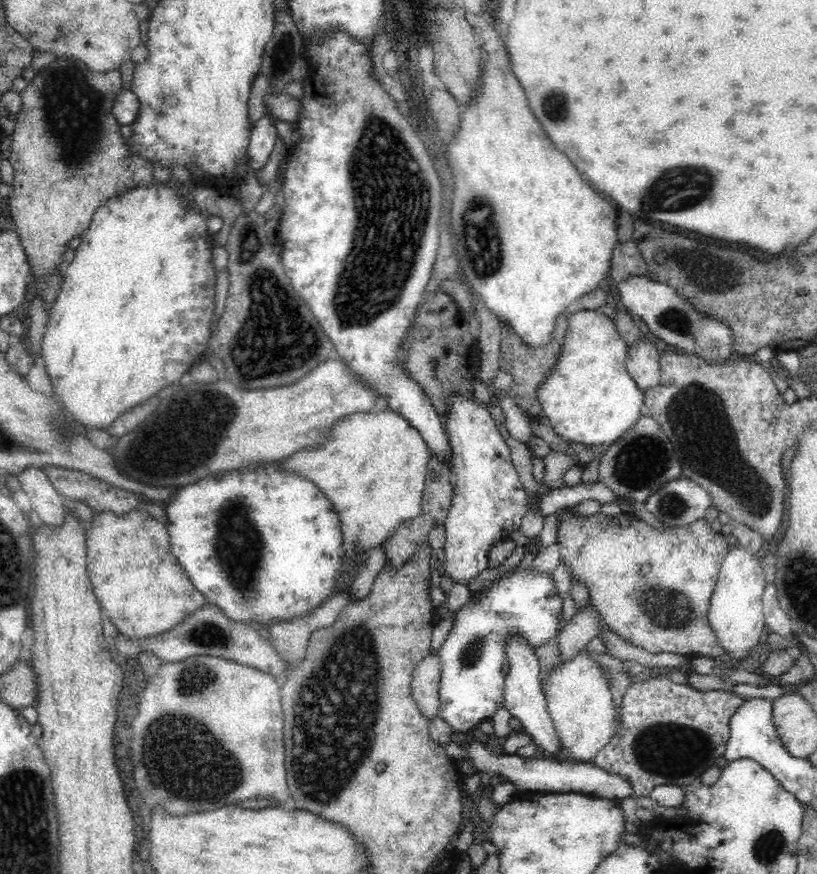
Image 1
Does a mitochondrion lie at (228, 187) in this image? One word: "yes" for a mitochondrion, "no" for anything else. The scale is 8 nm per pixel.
no

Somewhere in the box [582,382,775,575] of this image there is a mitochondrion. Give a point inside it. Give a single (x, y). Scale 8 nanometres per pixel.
(640, 461)

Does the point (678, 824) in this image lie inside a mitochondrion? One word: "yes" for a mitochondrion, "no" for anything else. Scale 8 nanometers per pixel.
no

